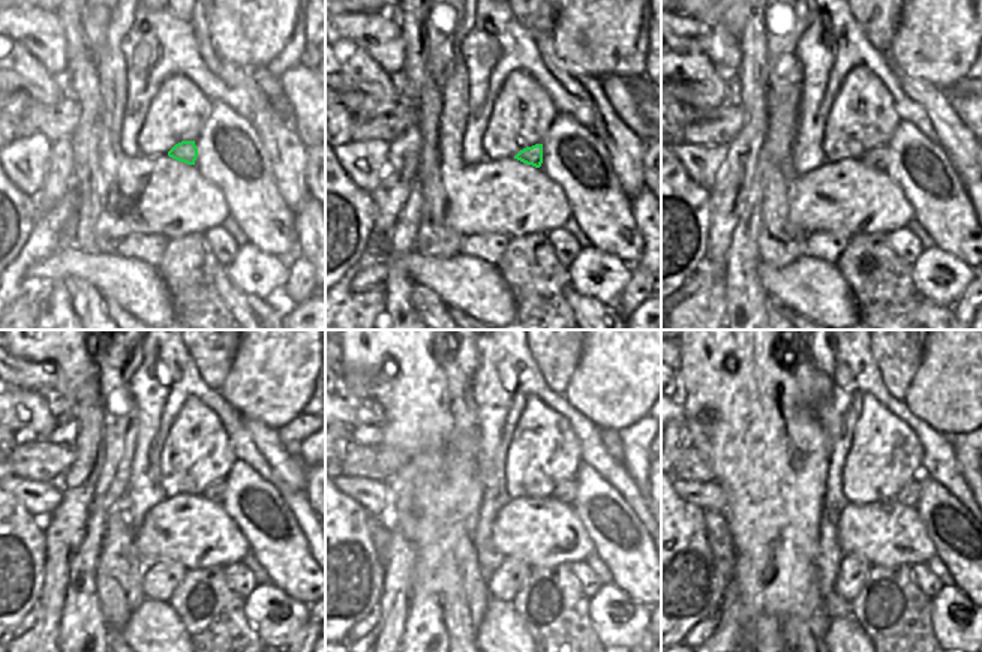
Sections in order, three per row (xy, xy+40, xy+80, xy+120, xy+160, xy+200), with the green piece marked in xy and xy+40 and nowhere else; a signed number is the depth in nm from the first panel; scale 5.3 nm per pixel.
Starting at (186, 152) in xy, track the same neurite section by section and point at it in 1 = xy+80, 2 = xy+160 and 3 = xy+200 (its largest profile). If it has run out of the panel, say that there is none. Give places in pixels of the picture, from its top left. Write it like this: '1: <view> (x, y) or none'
1: xy+80 (876, 158)
2: xy+160 (565, 490)
3: xy+200 (909, 495)

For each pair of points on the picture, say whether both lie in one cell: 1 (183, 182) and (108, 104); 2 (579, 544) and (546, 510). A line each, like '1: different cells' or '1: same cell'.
1: same cell
2: same cell

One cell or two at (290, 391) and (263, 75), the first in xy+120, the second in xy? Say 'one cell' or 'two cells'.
two cells

